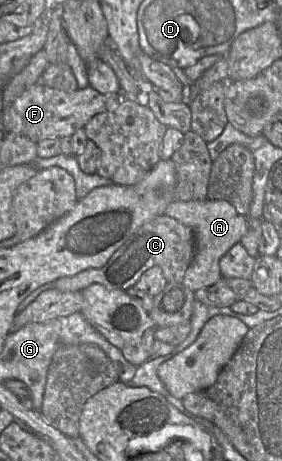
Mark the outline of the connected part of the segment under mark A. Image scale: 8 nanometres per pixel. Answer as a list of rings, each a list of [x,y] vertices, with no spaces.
[[[207,198],[204,200],[174,201],[167,206],[164,215],[188,226],[195,237],[195,254],[184,274],[182,283],[193,292],[215,284],[222,277],[219,261],[244,236],[248,217],[239,214],[226,201]]]

